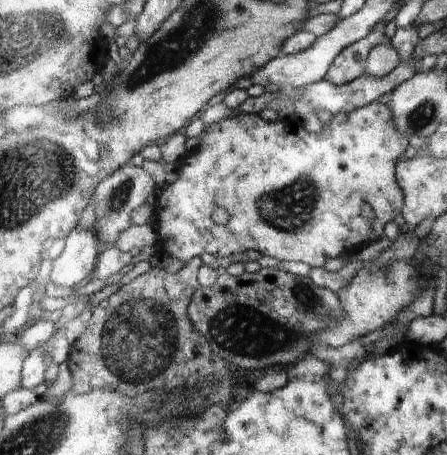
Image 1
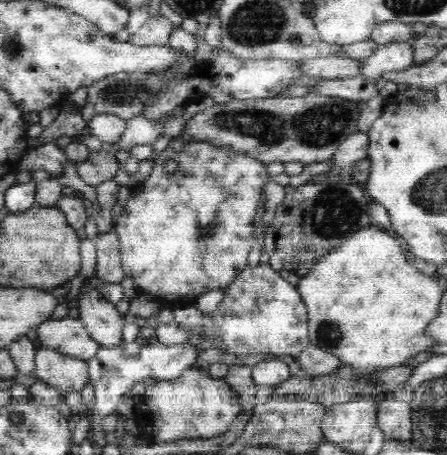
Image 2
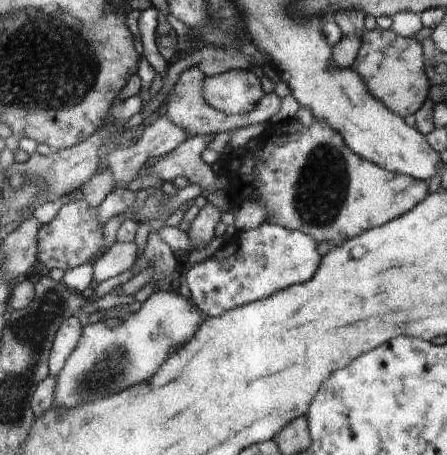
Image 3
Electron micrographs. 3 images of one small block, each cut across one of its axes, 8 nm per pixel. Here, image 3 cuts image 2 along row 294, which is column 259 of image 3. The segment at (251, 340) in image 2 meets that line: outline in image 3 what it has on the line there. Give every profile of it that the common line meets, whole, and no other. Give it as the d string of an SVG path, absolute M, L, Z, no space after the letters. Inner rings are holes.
M265 222L258 228L237 230L233 237L185 274L190 300L204 317L220 316L250 302L264 300L292 284L306 282L318 272L322 258L311 235Z

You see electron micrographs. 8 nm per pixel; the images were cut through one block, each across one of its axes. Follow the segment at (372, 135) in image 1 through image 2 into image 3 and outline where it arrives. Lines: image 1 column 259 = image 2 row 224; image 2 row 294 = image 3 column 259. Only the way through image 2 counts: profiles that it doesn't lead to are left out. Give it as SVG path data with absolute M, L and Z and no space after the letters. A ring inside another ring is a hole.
M313 118L311 124L300 124L297 119L285 124L278 140L263 141L260 152L252 148L239 148L234 153L234 160L228 164L228 192L233 205L260 200L264 202L268 214L264 223L275 223L287 227L288 230L300 230L311 235L317 244L330 242L333 246L342 246L344 240L355 238L376 226L387 225L388 222L410 213L416 205L428 196L428 184L406 175L398 175L386 171L375 163L356 155L346 143L338 130L322 118Z

